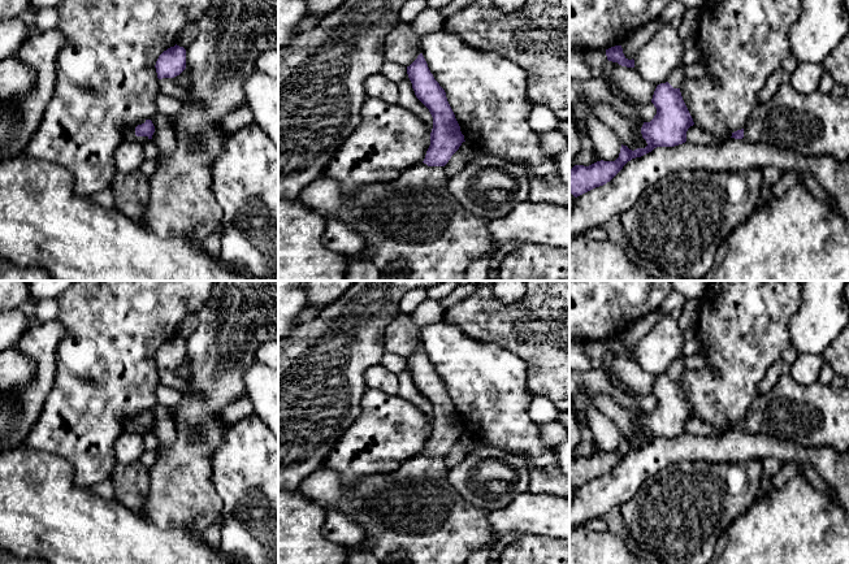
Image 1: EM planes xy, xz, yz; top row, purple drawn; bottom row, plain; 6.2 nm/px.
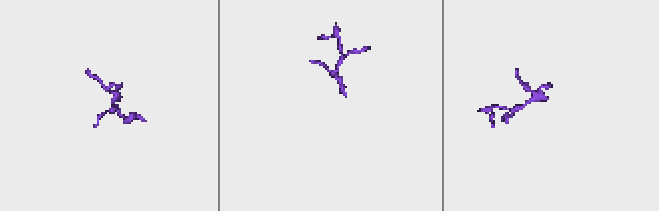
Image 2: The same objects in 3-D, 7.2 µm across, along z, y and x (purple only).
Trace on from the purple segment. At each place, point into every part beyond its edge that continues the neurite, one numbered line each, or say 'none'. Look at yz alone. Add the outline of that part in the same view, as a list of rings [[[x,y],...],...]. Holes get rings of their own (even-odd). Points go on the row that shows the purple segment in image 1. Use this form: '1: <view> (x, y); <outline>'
1: yz (817, 124); [[[789,82],[783,83],[768,101],[757,104],[751,110],[742,140],[775,144],[807,156],[831,156],[837,162],[845,162],[849,160],[849,99],[819,91],[802,94]]]

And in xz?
1: xz (414, 220); [[[420,162],[406,170],[397,181],[363,186],[352,195],[345,195],[338,182],[320,177],[307,185],[296,200],[326,220],[337,218],[350,224],[363,237],[365,246],[373,248],[374,265],[389,281],[398,278],[398,272],[393,269],[395,263],[404,264],[406,281],[464,281],[472,261],[497,252],[493,250],[489,220],[471,213],[455,200],[449,191],[449,178],[443,166],[428,166]]]

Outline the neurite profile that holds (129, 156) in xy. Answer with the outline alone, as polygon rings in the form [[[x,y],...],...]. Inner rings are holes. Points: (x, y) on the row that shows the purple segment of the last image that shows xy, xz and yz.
[[[124,140],[114,151],[114,162],[118,174],[130,174],[139,170],[143,161],[144,152],[140,142]]]

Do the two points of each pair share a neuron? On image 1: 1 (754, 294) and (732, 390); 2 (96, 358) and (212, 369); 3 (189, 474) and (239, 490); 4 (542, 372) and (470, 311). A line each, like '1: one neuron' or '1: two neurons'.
1: one neuron
2: two neurons
3: two neurons
4: one neuron

